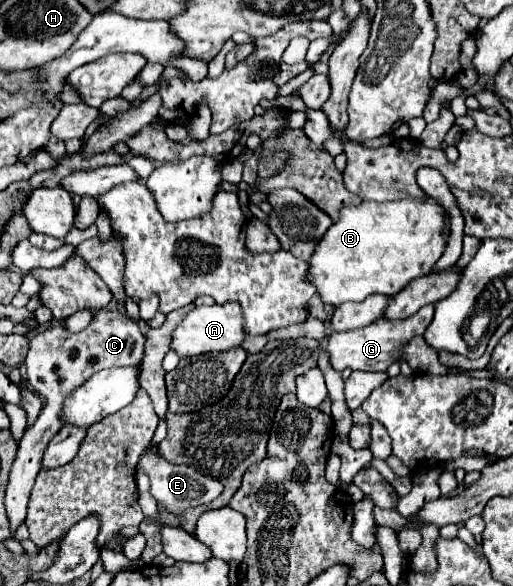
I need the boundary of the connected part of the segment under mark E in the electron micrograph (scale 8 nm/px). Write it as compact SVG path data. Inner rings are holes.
M157 449L145 451L143 459L139 461L139 469L147 471L147 475L151 479L151 495L155 495L155 499L159 503L163 503L173 515L179 515L181 511L185 511L191 505L209 503L223 491L223 485L219 479L213 479L213 477L201 473L193 465L171 465L165 459L157 457Z

